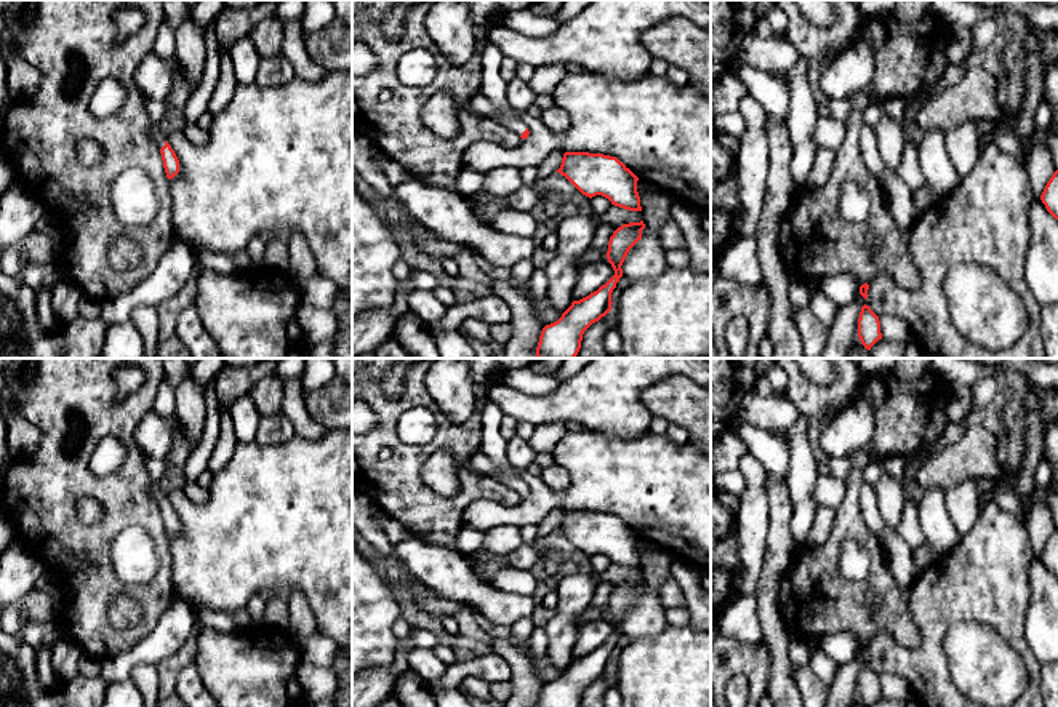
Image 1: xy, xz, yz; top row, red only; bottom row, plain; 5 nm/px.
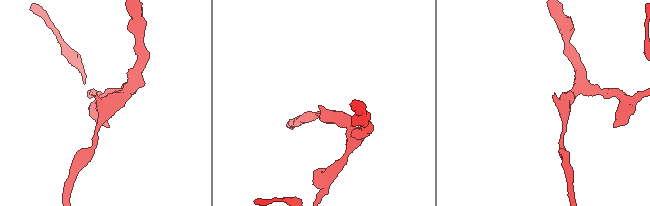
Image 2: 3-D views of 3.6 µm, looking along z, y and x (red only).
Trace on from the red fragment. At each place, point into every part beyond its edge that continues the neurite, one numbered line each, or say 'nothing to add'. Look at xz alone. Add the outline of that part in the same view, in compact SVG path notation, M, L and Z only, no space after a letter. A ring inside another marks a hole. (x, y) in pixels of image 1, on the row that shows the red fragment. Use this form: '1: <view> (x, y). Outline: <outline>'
1: xz (493, 87). Outline: M488 40L483 48L483 80L480 94L488 98L496 109L496 112L490 117L501 126L522 136L522 133L527 130L527 125L519 118L517 110L514 110L507 102L507 82L499 74L503 59L504 54L493 42Z

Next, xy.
1: xy (156, 131). Outline: M154 123L149 126L149 136L155 141L155 144L158 146L158 149L162 149L166 142L166 134L165 131L160 128L158 123Z

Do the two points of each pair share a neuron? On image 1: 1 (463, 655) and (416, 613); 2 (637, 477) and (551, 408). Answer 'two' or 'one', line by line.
1: one
2: two

